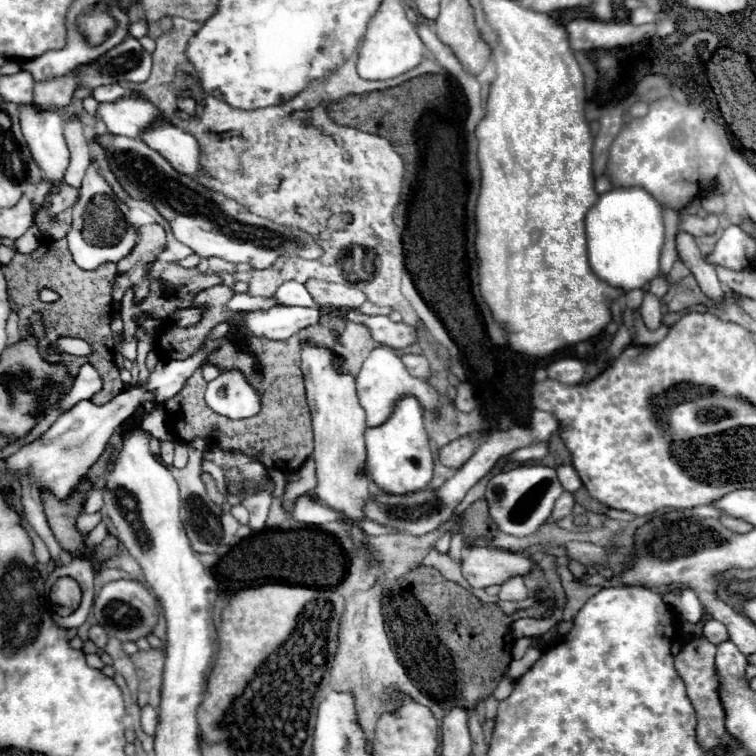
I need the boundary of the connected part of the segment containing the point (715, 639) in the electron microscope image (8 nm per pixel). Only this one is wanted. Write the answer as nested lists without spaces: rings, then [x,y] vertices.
[[[709,620],[705,622],[703,626],[703,636],[707,640],[711,640],[711,644],[721,644],[725,642],[729,636],[727,636],[727,628],[719,622],[719,620]]]

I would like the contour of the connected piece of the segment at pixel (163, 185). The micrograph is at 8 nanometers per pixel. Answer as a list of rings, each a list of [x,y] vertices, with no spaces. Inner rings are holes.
[[[103,136],[107,158],[121,186],[141,200],[151,200],[155,208],[171,224],[175,238],[203,258],[219,256],[227,262],[247,262],[257,270],[271,268],[281,256],[299,256],[305,260],[317,260],[323,256],[323,248],[315,238],[301,228],[279,226],[267,218],[255,216],[235,200],[215,192],[193,178],[179,174],[159,152],[149,148],[141,138]]]

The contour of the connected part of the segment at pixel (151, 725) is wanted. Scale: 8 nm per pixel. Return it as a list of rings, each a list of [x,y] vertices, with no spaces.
[[[143,706],[141,708],[141,728],[145,734],[155,736],[155,726],[157,726],[157,710],[153,706]]]

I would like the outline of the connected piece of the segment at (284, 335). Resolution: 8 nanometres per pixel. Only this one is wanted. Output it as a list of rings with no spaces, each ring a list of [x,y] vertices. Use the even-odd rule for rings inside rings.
[[[275,306],[271,310],[243,312],[243,326],[255,336],[271,340],[287,340],[305,326],[317,324],[319,314],[325,308],[299,308],[299,306]]]

